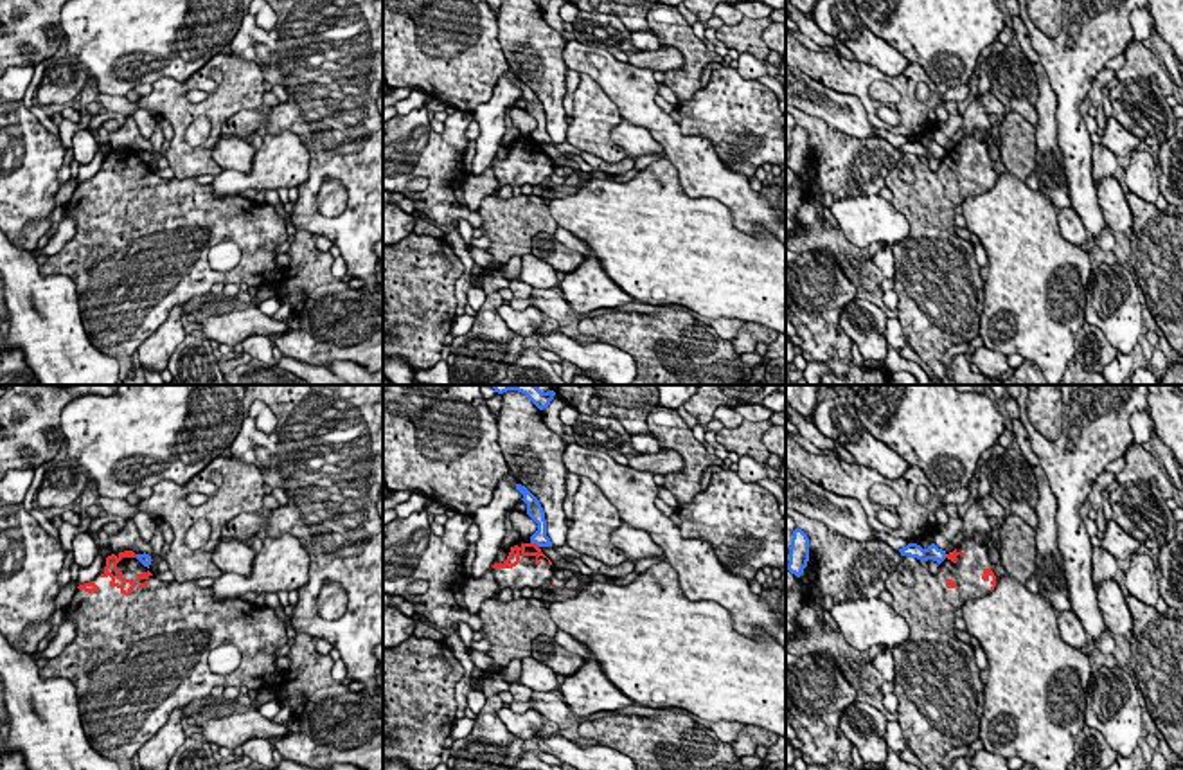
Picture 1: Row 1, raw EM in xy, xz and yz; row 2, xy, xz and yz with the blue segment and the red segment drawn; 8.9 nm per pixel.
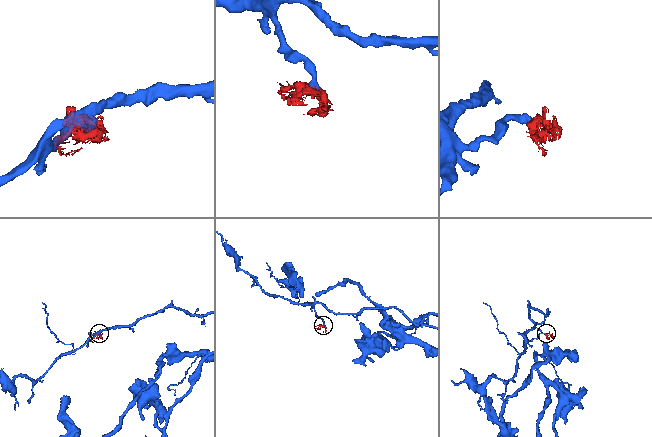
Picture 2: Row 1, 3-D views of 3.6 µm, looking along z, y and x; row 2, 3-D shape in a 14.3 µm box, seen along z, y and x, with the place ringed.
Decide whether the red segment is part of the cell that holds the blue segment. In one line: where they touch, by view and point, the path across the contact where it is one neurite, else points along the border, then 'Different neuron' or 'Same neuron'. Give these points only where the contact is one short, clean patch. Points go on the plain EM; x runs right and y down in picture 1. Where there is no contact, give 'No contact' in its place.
Touches blue at xz (536, 141). Boundary: xz (531, 137), (540, 143). Different neuron

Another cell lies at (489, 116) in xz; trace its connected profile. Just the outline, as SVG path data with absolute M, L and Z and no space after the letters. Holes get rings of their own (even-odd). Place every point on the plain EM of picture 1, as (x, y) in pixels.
M509 68L503 76L500 76L493 97L478 104L471 115L473 121L480 126L480 135L476 137L476 151L473 158L473 175L482 175L487 167L491 167L493 158L498 153L502 139L507 131L505 113L514 103L523 95L523 92L516 86L520 79Z

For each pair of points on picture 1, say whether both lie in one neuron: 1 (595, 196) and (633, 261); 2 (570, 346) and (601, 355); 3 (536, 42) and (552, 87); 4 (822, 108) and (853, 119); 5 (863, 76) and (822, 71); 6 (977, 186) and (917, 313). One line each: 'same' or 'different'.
1: same
2: same
3: same
4: same
5: same
6: same

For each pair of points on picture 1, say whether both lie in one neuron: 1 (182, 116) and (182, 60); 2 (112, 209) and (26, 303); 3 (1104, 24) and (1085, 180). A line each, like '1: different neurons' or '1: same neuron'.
1: different neurons
2: different neurons
3: same neuron

